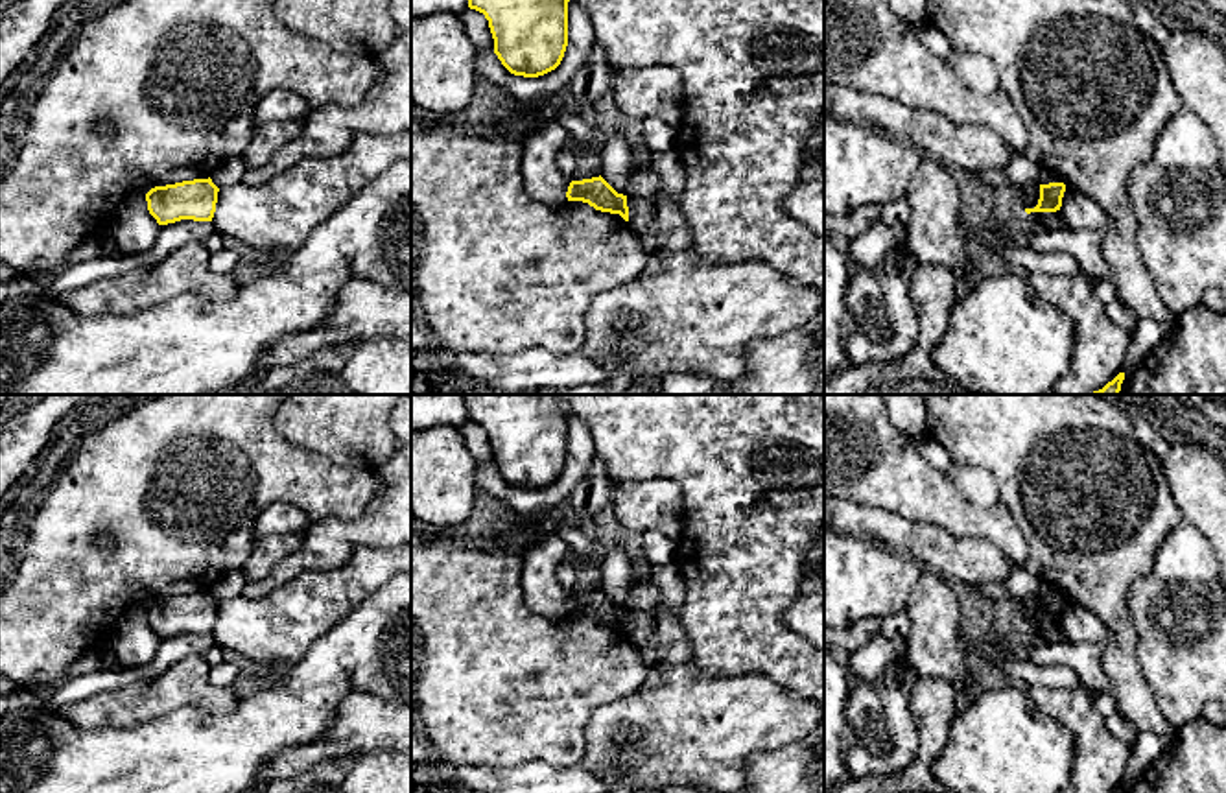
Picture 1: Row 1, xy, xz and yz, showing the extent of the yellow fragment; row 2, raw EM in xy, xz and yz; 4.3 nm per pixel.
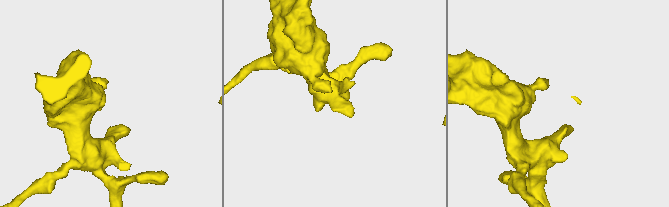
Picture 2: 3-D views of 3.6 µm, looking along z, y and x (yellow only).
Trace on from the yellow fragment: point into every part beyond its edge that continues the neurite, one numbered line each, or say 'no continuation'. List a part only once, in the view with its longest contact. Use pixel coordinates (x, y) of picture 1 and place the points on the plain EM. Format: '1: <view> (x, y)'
no continuation

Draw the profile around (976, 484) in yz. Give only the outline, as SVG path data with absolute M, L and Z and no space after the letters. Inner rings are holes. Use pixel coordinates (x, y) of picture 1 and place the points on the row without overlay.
M953 461L946 476L977 507L992 507L1001 500L997 479L984 467L959 465Z

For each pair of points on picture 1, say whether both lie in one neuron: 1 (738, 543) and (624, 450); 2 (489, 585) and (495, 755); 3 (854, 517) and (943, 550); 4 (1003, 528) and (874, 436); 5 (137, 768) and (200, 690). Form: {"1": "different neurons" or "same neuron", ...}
{"1": "same neuron", "2": "same neuron", "3": "same neuron", "4": "same neuron", "5": "different neurons"}

